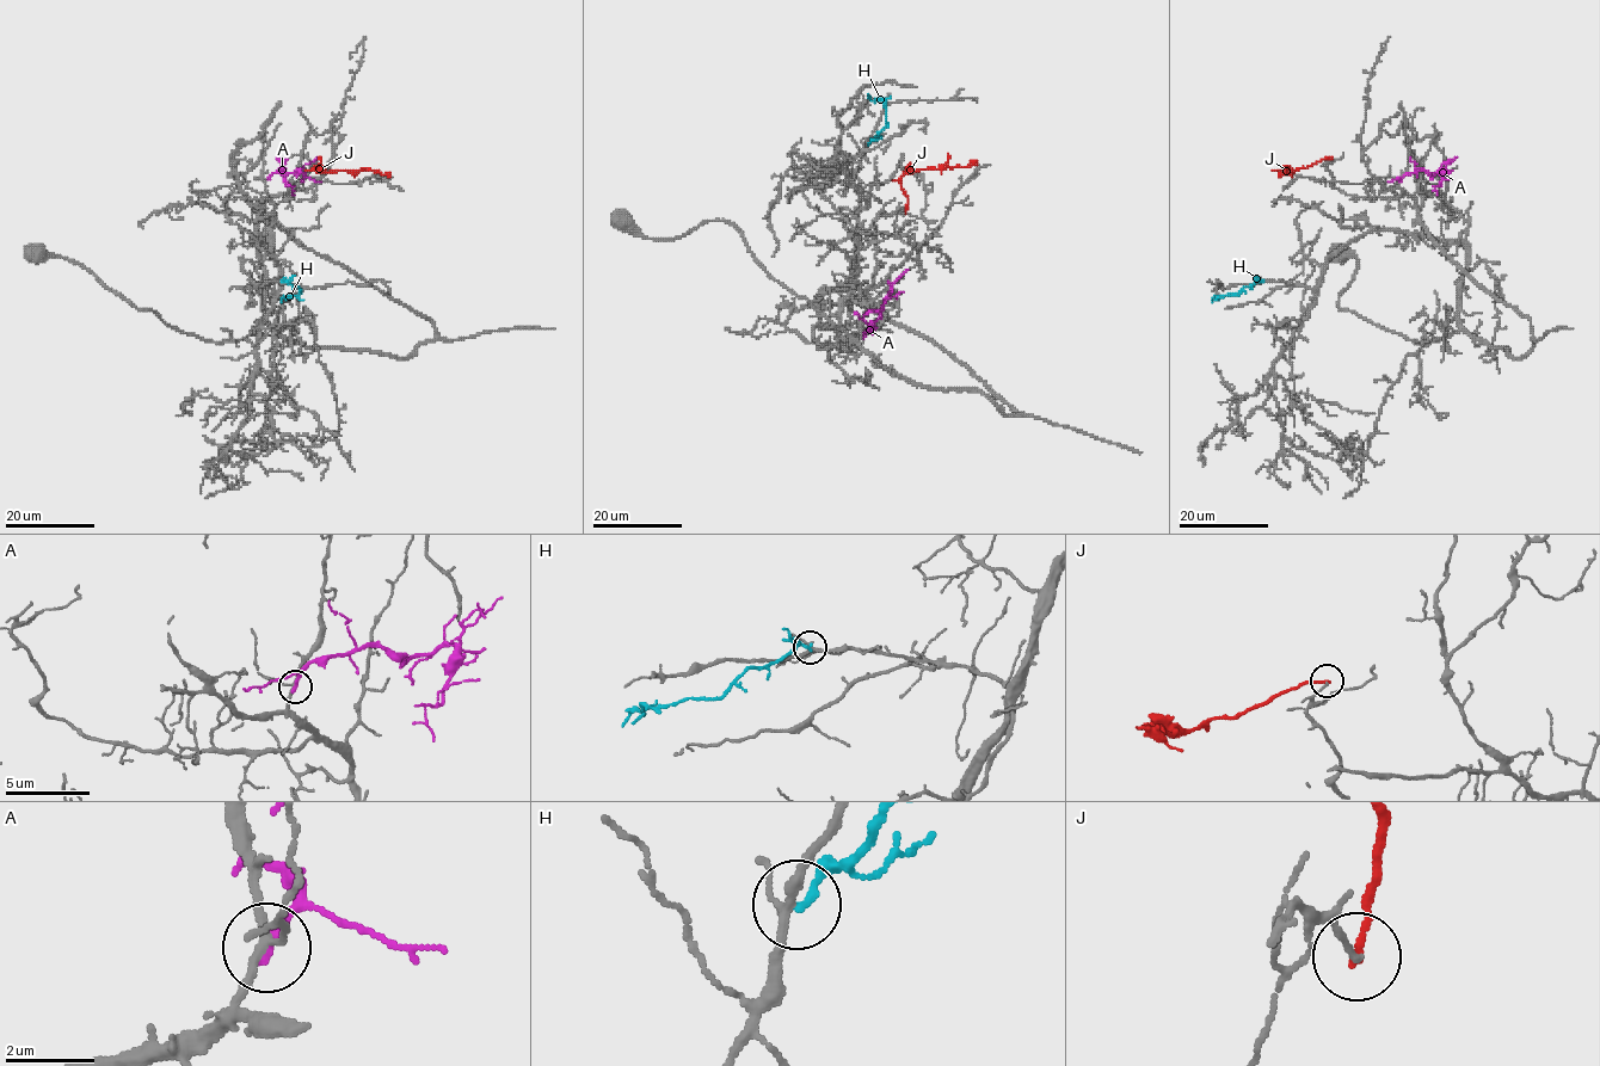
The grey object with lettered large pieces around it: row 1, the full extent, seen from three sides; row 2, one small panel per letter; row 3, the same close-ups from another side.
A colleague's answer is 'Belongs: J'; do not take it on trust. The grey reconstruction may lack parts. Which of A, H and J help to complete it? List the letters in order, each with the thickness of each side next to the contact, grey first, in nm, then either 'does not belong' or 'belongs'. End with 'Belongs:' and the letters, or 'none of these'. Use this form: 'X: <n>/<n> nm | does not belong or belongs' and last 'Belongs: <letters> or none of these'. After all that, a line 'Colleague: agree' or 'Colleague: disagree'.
A: 160/240 nm | does not belong
H: 180/190 nm | does not belong
J: 140/180 nm | does not belong
Belongs: none of these
Colleague: disagree

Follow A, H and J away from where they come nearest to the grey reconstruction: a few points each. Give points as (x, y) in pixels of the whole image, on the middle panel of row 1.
A: (888, 282), (892, 291), (878, 310), (868, 312), (863, 320), (869, 326), (879, 316), (881, 319)
H: (868, 143), (886, 119), (884, 102), (872, 99), (867, 94)
J: (905, 213), (908, 197), (900, 179), (905, 174), (925, 168), (968, 166), (977, 160)

